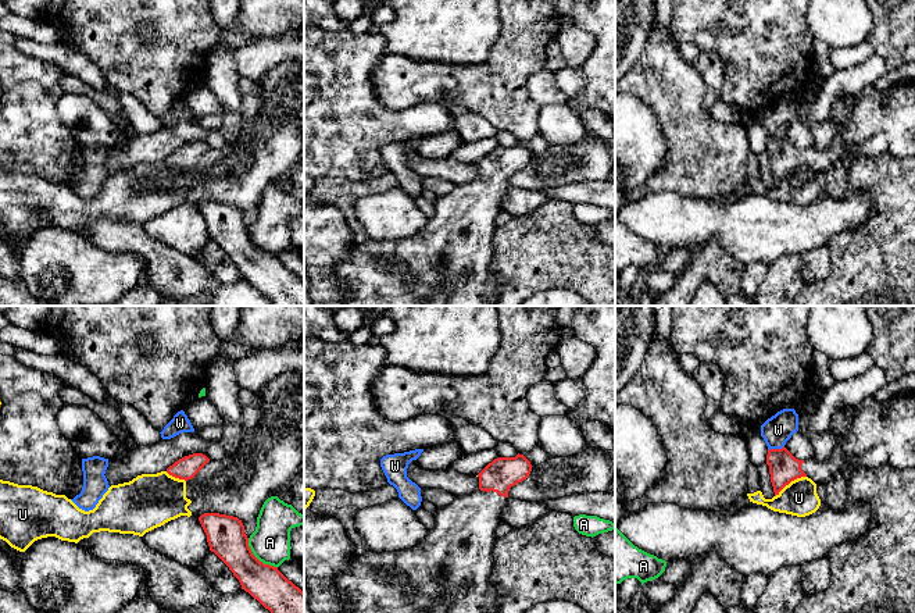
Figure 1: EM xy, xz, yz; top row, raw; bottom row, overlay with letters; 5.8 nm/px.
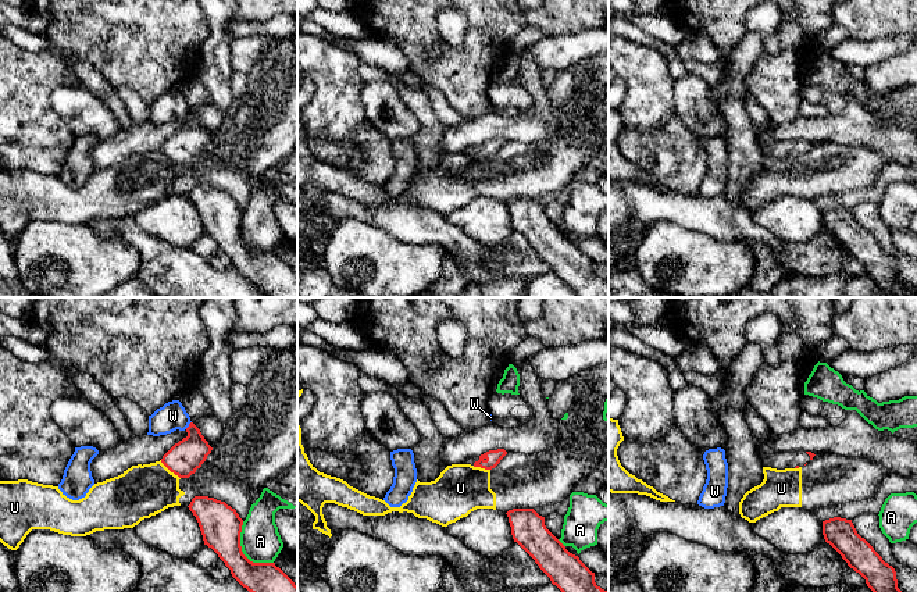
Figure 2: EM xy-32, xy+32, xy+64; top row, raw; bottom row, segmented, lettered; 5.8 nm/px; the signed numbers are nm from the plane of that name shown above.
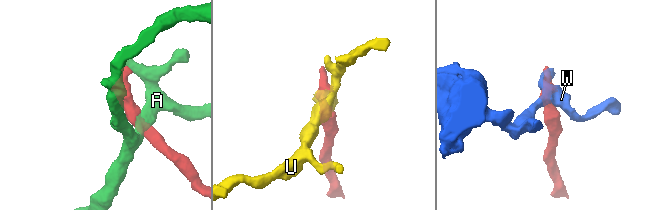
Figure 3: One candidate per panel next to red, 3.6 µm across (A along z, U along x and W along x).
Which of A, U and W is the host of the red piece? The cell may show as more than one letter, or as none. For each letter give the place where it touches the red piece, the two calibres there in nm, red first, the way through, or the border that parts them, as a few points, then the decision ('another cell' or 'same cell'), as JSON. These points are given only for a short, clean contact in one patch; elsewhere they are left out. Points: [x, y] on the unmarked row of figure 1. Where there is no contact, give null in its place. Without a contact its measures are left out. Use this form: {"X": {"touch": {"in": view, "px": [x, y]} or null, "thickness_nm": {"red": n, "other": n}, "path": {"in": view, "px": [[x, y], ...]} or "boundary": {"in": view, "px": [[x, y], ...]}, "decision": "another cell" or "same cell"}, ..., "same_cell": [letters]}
{"A": {"touch": {"in": "xy", "px": [256, 246]}, "thickness_nm": {"red": 220, "other": 220}, "boundary": {"in": "xy", "px": [[247, 227], [250, 239], [264, 252], [276, 256]]}, "decision": "another cell"}, "U": {"touch": {"in": "yz", "px": [790, 170]}, "thickness_nm": {"red": 180, "other": 200}, "boundary": {"in": "yz", "px": [[806, 164], [792, 168], [775, 185]]}, "decision": "another cell"}, "W": {"touch": {"in": "yz", "px": [775, 138]}, "thickness_nm": {"red": 180, "other": 170}, "boundary": {"in": "yz", "px": [[783, 134], [768, 139]]}, "decision": "another cell"}, "same_cell": []}

